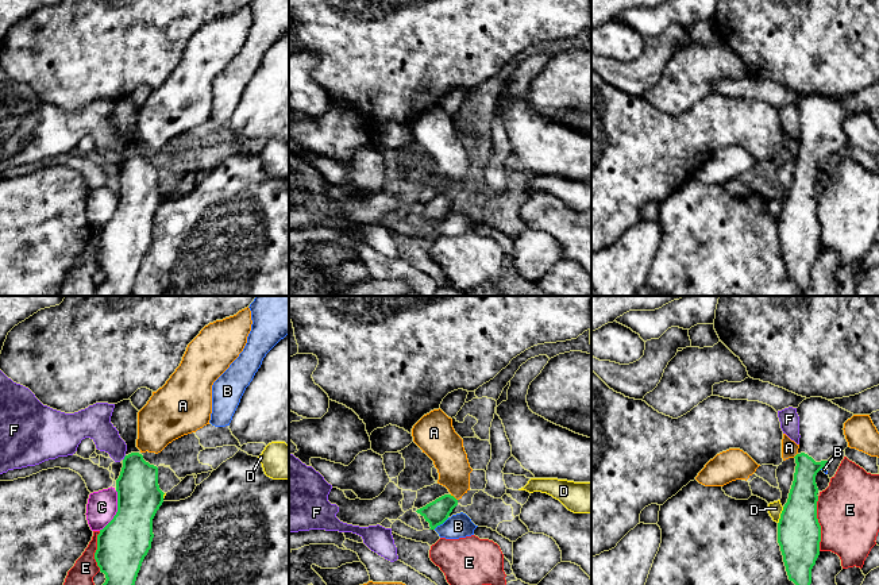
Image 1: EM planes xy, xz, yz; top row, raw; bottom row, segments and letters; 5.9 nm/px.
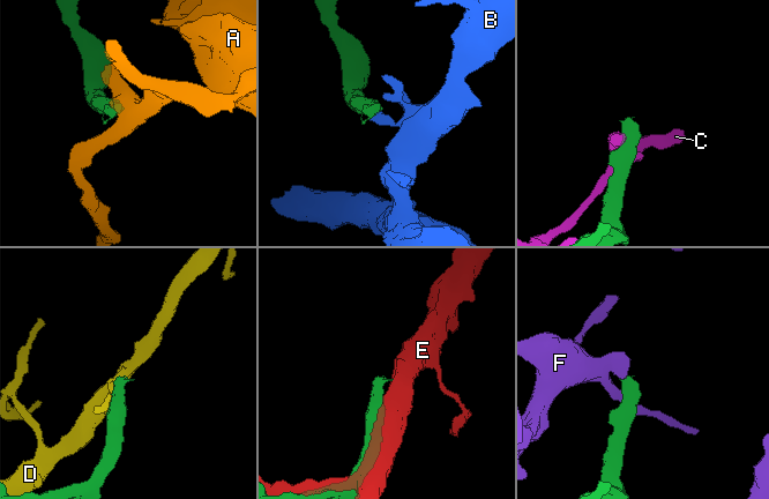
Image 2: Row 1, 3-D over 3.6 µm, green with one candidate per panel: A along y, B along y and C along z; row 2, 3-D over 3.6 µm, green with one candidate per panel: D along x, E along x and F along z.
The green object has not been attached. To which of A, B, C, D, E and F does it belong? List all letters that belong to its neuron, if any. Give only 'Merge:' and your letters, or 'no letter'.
Merge: no letter

